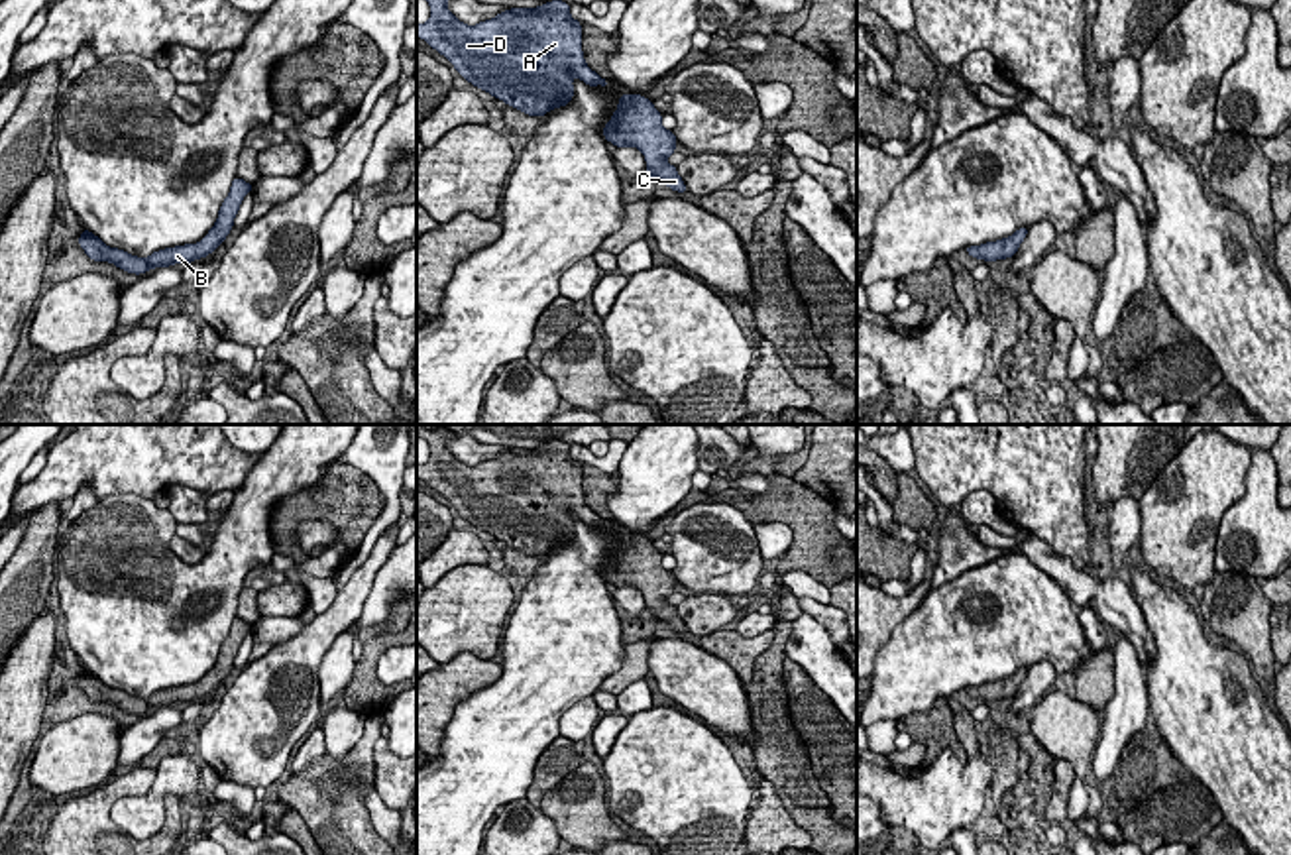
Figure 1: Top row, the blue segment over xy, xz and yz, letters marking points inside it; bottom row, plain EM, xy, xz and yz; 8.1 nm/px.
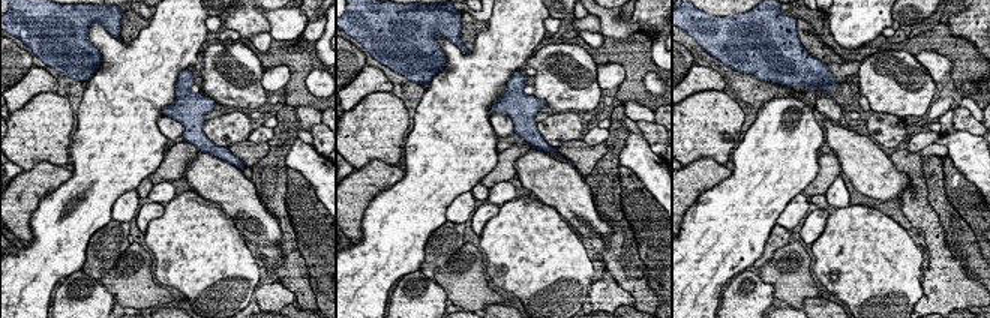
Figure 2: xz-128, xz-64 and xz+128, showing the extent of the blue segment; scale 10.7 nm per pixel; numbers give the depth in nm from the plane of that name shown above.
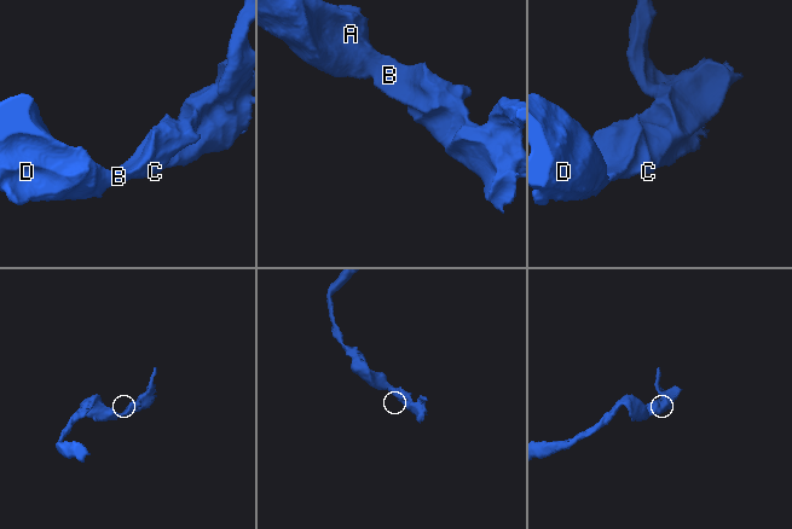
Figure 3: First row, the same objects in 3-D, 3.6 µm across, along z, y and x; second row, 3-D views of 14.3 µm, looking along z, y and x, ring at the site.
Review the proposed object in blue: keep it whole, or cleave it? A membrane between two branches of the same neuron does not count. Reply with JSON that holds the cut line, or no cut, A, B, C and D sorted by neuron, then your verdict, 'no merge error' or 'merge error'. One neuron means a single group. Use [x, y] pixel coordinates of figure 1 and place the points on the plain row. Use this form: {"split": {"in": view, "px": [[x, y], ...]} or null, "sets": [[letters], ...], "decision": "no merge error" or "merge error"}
{"split": null, "sets": [["A", "B", "C", "D"]], "decision": "no merge error"}

